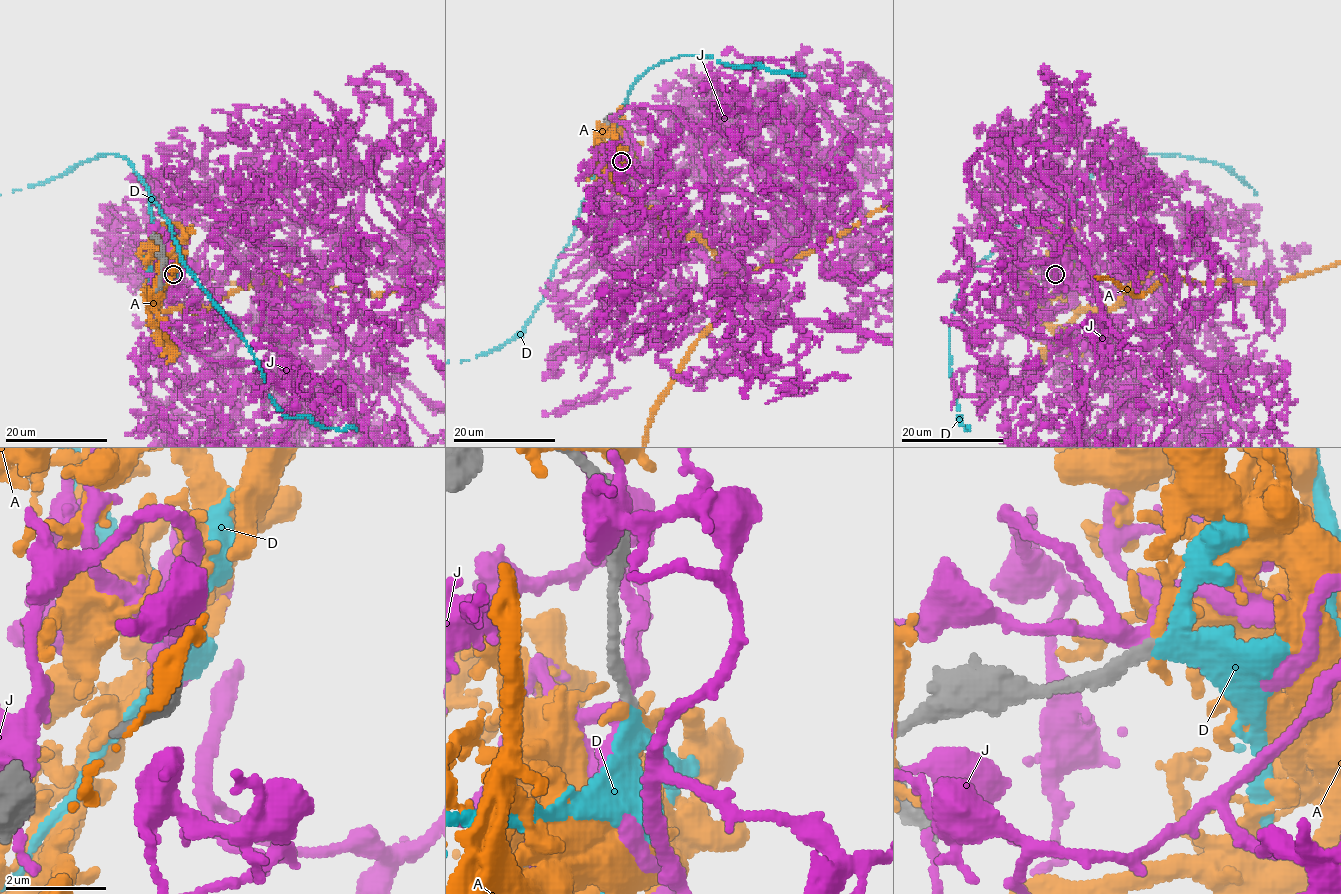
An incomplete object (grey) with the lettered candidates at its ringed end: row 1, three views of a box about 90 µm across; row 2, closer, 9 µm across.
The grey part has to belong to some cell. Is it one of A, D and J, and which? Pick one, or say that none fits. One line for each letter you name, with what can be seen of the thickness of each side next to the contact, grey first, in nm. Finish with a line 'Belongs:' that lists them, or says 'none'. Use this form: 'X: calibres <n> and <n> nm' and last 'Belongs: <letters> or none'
D: calibres 220 and 240 nm
Belongs: D

